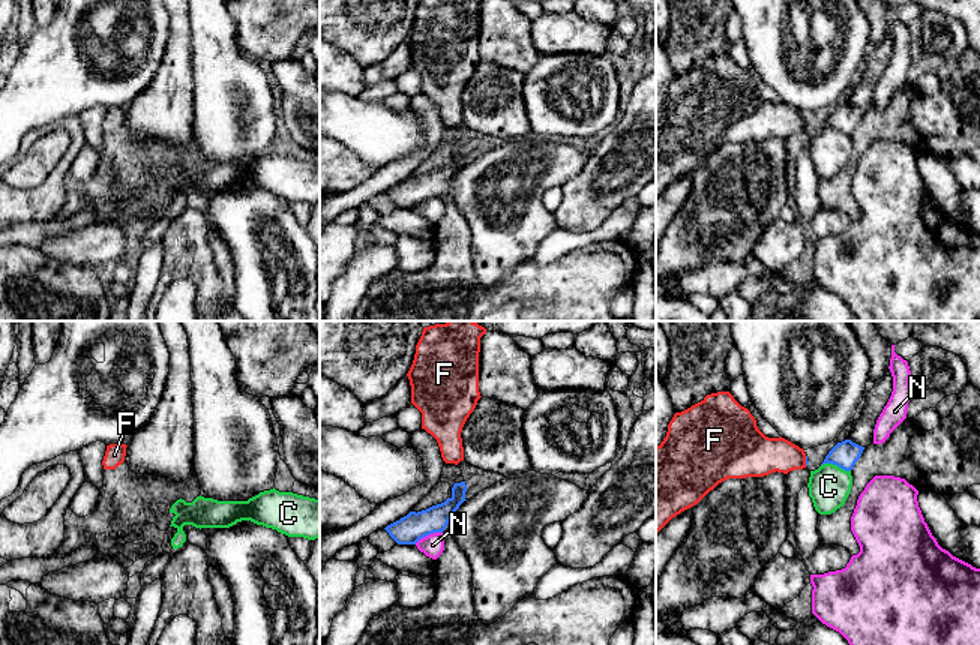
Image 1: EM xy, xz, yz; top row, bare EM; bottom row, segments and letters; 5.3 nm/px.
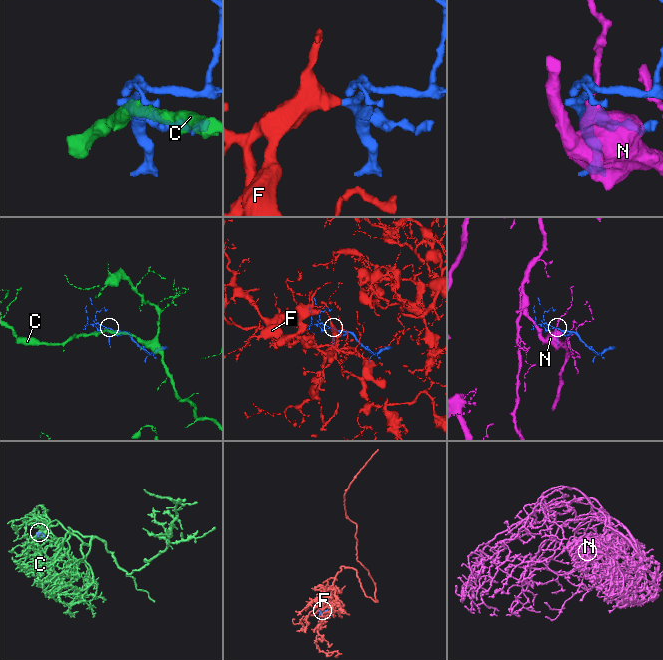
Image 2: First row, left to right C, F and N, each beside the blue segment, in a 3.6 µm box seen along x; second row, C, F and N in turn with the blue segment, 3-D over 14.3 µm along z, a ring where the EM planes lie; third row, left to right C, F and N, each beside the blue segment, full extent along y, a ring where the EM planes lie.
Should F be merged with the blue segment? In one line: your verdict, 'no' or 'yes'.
yes

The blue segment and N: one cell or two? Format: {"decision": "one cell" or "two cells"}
{"decision": "two cells"}

